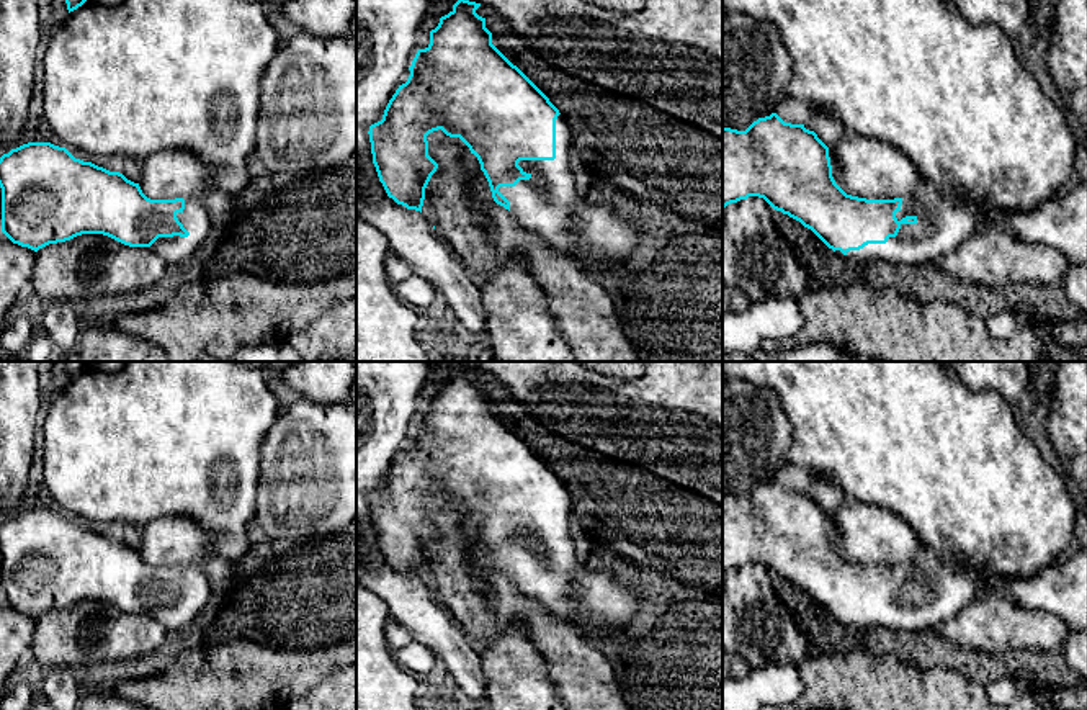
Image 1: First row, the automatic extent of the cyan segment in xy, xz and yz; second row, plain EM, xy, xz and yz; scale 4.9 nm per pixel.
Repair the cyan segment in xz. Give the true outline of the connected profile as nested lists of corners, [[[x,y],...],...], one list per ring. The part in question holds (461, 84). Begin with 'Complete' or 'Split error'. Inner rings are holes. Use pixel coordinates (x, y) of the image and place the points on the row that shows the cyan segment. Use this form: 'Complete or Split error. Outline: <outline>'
Split error. Outline: [[[458,0],[453,10],[440,18],[430,31],[430,44],[418,49],[405,83],[399,85],[389,100],[382,119],[369,126],[373,164],[389,198],[407,209],[422,213],[425,188],[438,164],[428,155],[427,136],[441,129],[450,137],[459,137],[481,164],[492,198],[512,211],[518,224],[543,237],[552,249],[577,263],[620,263],[628,258],[639,242],[639,231],[629,219],[621,218],[611,204],[590,204],[577,193],[575,177],[569,165],[572,134],[559,110],[549,98],[494,44],[485,18],[476,10],[481,3]]]

